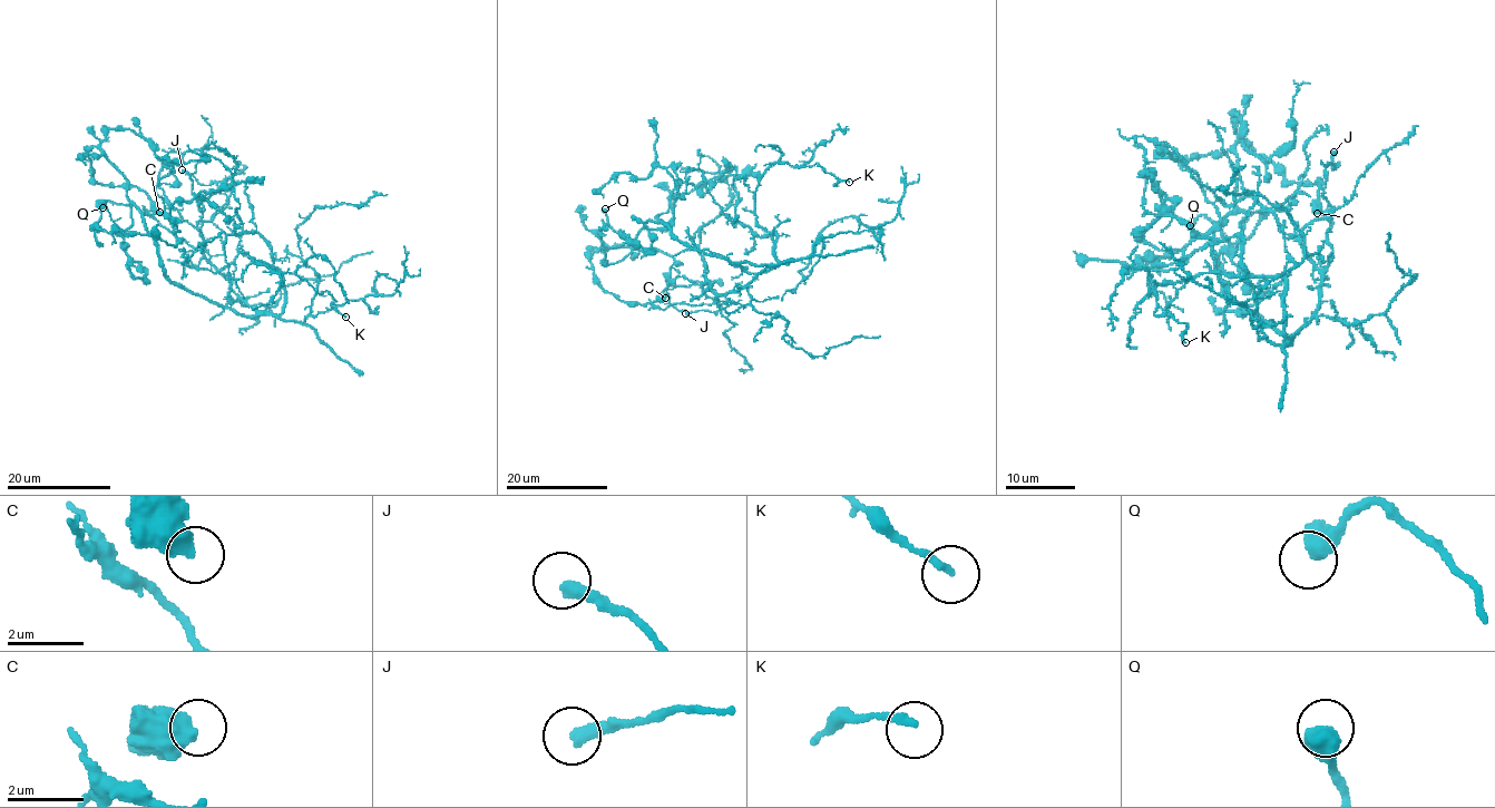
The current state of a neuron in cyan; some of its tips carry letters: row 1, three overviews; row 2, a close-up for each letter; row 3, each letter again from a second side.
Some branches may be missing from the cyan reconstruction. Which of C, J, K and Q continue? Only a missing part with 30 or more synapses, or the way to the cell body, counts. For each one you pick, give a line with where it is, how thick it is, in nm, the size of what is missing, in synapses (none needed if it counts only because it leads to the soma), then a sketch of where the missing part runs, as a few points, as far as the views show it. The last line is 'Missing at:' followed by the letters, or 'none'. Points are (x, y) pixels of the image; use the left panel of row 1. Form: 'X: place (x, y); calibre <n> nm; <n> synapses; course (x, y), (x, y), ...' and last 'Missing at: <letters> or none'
Missing at: none

